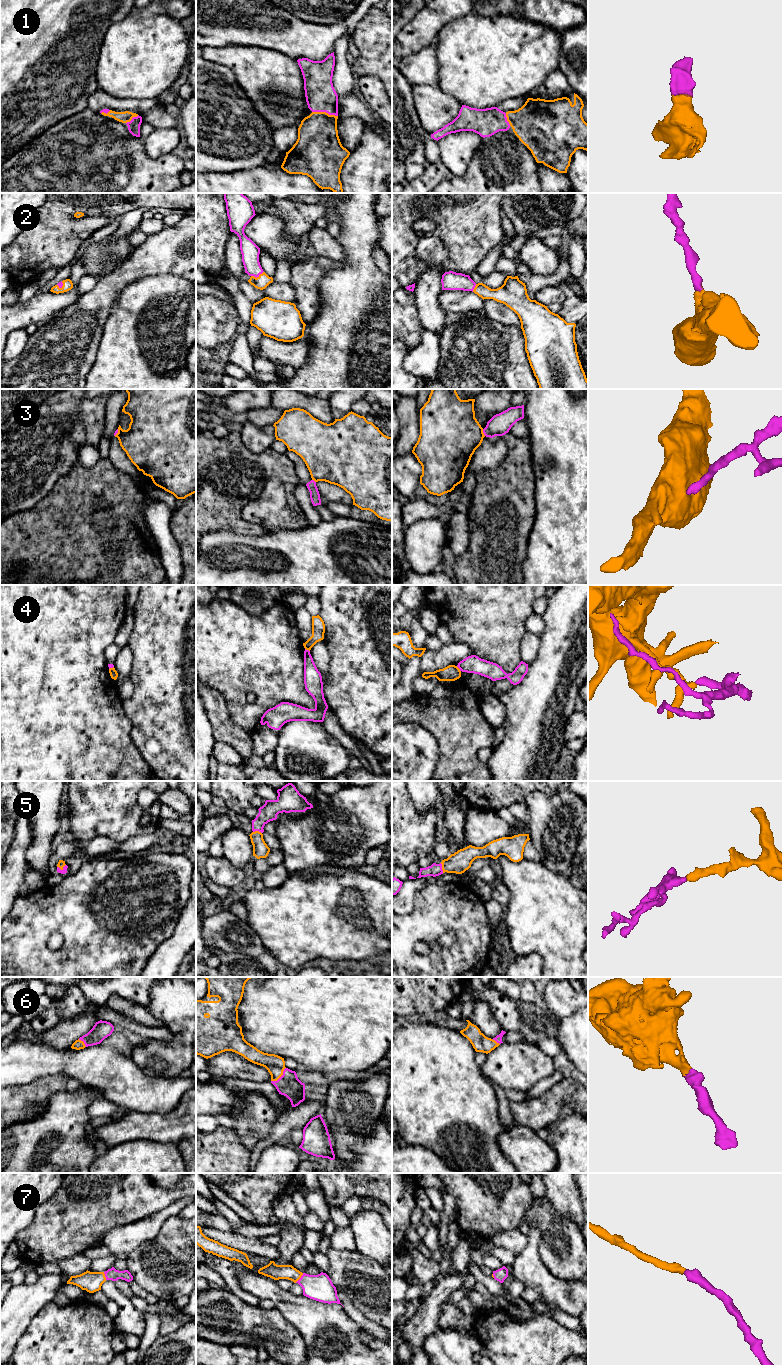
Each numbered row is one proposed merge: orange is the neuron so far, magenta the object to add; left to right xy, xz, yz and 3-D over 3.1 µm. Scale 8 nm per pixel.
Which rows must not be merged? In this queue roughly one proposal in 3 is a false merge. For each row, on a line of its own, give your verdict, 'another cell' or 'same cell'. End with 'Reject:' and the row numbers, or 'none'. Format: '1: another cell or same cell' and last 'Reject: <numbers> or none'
1: same cell
2: same cell
3: another cell
4: another cell
5: same cell
6: same cell
7: same cell
Reject: 3, 4

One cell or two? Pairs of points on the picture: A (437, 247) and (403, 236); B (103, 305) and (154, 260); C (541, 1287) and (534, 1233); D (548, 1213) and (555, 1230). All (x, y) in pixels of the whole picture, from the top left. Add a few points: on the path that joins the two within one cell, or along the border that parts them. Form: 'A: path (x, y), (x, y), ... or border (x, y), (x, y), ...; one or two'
A: border (420, 235), (417, 241), (415, 256), (426, 263); two
B: path (110, 290), (131, 269), (139, 264); one
C: path (535, 1274), (533, 1272), (533, 1246); one
D: path (548, 1217), (548, 1221), (553, 1226); one

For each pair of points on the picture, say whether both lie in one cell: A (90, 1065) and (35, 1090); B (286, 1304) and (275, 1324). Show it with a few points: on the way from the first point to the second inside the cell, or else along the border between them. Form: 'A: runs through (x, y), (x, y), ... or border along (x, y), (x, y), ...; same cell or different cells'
A: border along (68, 1077), (62, 1073), (57, 1073), (43, 1078); different cells
B: border along (275, 1308), (297, 1330); different cells

